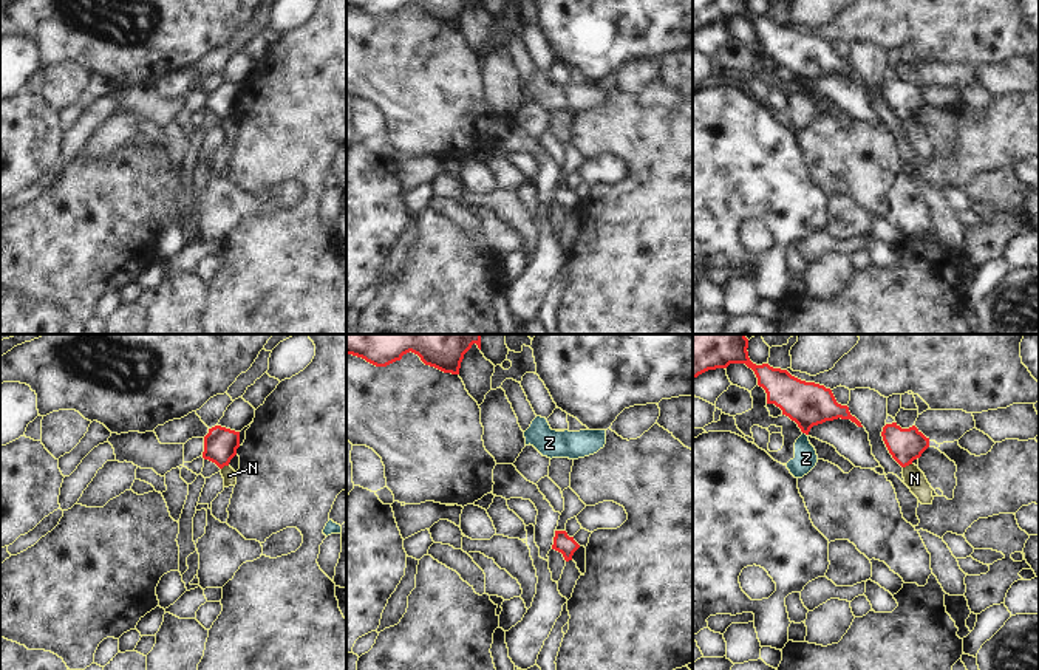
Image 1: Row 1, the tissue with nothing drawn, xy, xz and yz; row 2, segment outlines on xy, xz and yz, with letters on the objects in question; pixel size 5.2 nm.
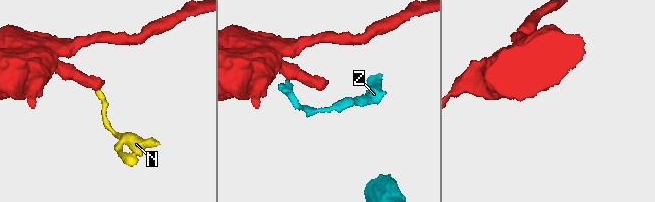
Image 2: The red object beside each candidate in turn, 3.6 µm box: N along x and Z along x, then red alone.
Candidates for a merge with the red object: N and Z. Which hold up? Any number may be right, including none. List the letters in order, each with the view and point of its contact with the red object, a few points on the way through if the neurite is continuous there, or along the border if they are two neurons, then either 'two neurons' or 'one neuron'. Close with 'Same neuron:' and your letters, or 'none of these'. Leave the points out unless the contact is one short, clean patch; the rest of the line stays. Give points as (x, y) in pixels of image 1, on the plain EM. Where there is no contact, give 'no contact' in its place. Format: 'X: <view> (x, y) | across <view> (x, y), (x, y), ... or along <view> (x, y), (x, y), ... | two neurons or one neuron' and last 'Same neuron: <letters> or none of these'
N: yz (906, 118) | along yz (911, 116), (903, 121) | two neurons
Z: yz (804, 85) | along yz (803, 85), (806, 88) | two neurons
Same neuron: none of these

